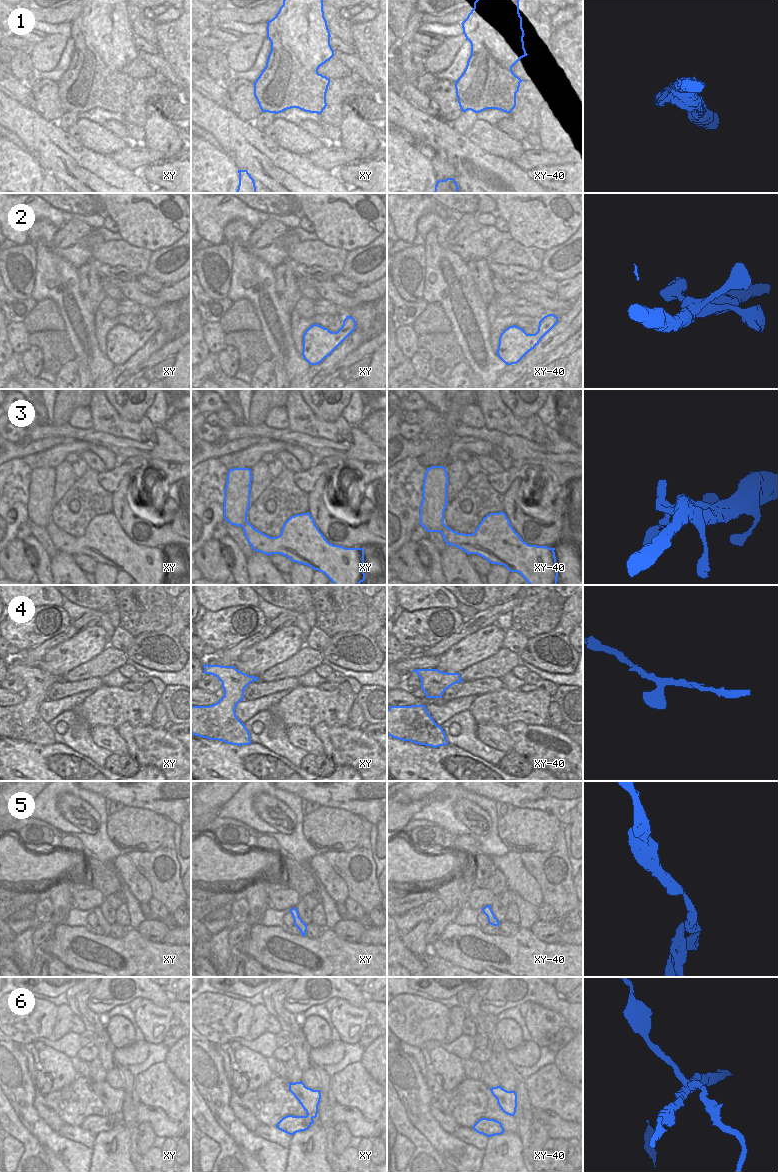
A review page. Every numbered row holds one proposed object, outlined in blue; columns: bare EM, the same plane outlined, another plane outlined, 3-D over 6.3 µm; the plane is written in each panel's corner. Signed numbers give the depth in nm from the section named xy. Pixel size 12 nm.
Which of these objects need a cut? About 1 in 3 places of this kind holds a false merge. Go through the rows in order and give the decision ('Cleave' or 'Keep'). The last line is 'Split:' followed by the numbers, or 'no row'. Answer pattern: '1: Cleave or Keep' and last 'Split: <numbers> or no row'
1: Cleave
2: Keep
3: Keep
4: Keep
5: Keep
6: Cleave
Split: 1, 6

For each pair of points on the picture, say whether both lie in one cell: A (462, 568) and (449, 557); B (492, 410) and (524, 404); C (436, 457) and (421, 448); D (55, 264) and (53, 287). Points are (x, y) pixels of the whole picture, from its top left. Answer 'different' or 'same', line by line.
A: same
B: different
C: different
D: same

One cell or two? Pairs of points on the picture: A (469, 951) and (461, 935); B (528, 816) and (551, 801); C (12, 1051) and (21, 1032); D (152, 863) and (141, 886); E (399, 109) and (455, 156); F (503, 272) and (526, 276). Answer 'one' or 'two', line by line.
A: one
B: two
C: two
D: two
E: one
F: one

